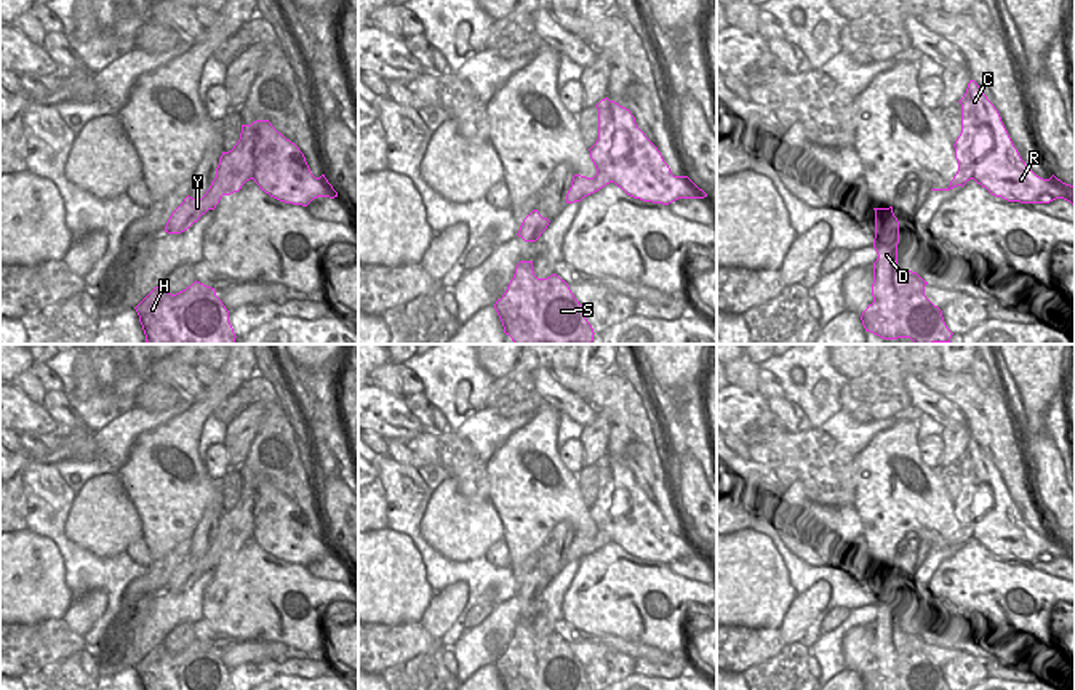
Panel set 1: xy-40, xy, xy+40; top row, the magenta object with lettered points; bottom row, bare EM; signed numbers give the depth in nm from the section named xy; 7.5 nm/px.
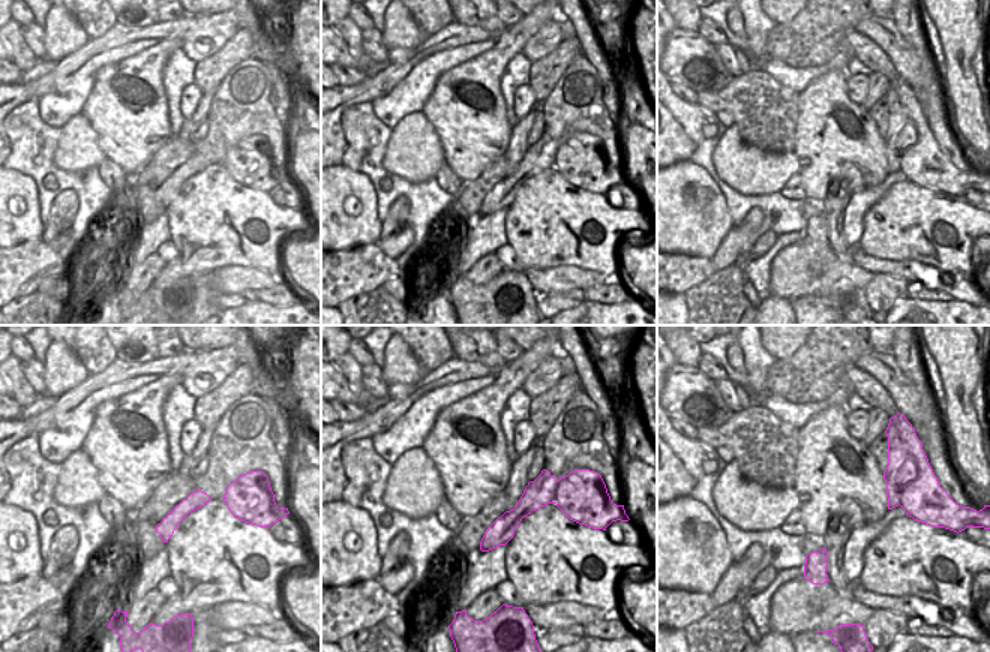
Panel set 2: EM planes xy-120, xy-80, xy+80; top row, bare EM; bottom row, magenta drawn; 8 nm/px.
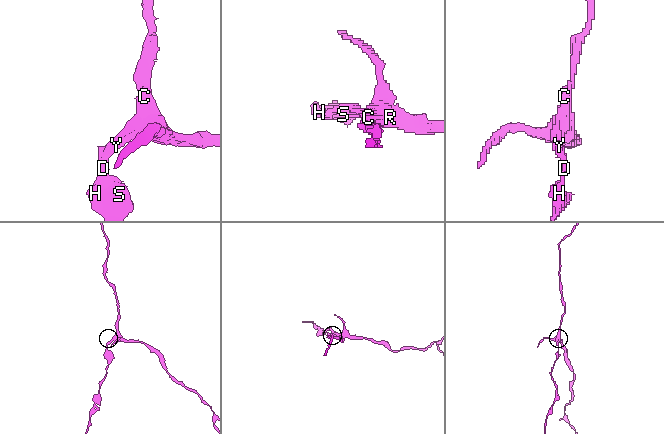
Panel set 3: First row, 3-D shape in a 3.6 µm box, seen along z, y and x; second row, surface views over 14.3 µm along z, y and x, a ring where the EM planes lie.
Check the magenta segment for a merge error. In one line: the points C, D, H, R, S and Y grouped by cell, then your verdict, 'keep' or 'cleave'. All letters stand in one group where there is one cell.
C R / D H S Y; cleave

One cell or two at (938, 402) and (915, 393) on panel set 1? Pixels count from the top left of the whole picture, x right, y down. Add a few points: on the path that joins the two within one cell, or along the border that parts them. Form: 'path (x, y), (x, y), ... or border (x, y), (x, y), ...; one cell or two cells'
path (933, 402), (920, 396); one cell

